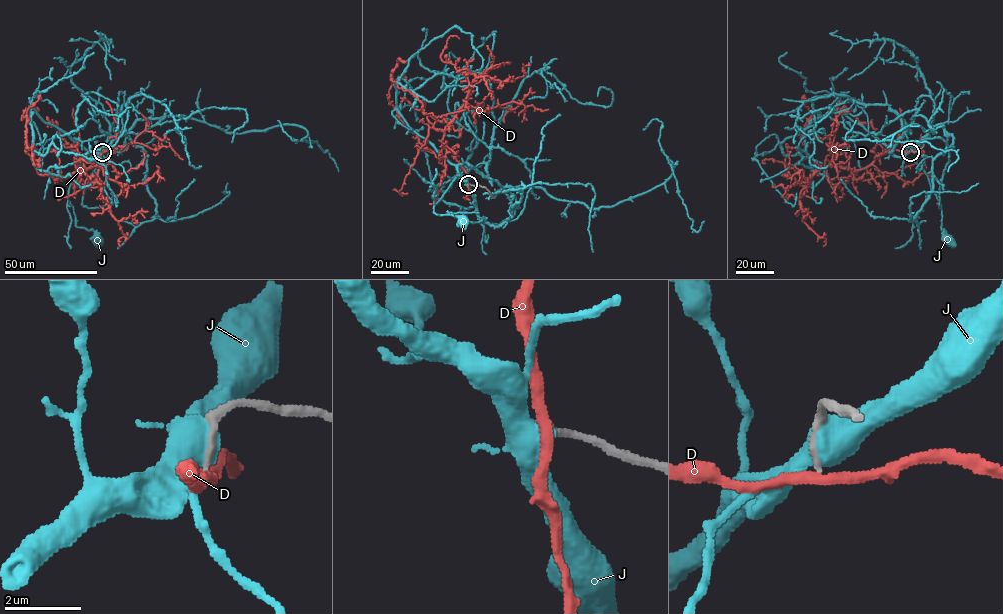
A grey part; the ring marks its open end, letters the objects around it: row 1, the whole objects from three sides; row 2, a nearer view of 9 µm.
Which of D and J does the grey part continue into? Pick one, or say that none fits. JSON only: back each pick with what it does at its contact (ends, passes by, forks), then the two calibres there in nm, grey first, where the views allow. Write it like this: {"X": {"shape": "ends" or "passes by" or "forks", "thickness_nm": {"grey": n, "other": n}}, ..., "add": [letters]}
{"add": []}

